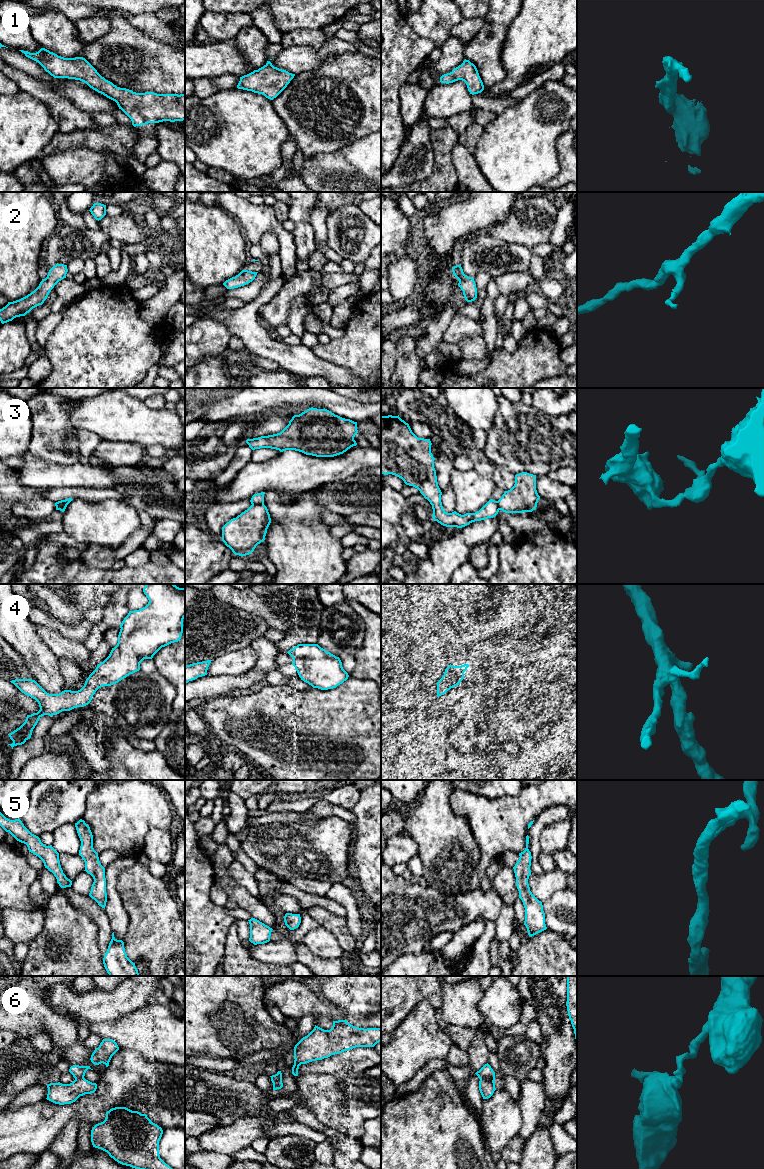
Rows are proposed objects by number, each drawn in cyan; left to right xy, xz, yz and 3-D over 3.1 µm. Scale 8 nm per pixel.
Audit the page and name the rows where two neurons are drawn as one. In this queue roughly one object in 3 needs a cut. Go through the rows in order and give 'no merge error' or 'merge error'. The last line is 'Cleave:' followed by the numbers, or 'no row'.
1: no merge error
2: no merge error
3: merge error
4: no merge error
5: no merge error
6: merge error
Cleave: 3, 6

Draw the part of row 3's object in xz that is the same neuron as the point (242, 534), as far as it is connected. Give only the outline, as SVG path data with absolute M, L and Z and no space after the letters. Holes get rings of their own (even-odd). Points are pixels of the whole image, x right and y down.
M264 504L251 505L222 527L222 541L235 555L249 555L265 540L270 523L270 514Z

